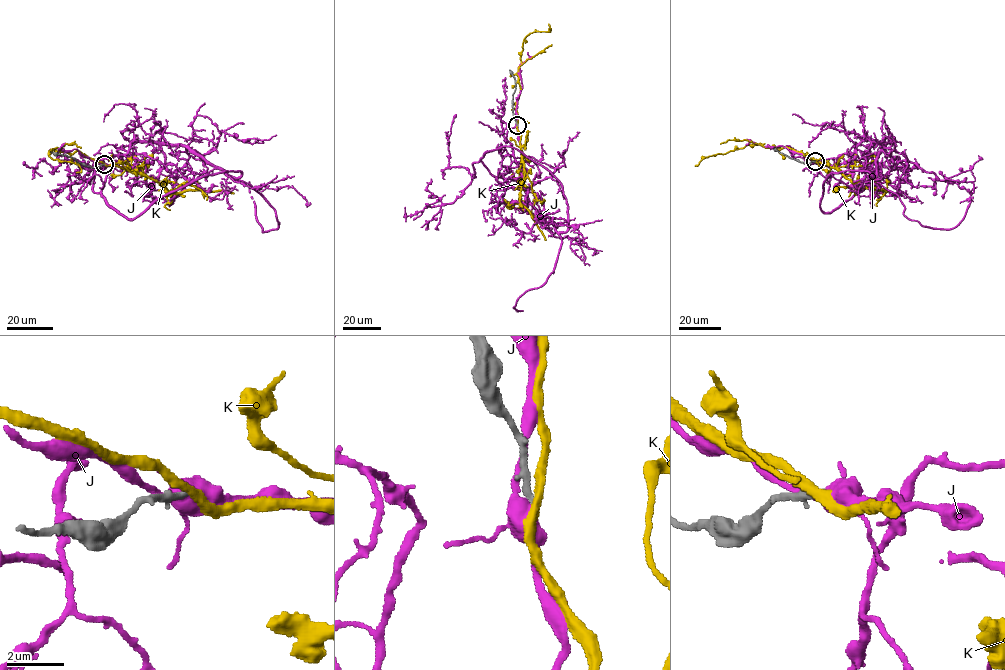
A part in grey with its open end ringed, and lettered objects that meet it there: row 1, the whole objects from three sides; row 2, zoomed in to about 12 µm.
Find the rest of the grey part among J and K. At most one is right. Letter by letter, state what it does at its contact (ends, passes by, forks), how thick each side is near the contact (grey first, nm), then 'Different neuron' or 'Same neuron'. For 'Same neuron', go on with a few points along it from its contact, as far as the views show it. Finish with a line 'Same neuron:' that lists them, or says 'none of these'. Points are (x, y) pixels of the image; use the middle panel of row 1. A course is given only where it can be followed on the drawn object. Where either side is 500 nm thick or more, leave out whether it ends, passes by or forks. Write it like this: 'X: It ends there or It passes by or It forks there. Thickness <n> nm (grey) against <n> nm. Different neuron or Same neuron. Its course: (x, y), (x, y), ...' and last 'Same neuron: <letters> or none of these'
J: It passes by. Thickness 320 nm (grey) against 240 nm. Different neuron
K: It passes by. Thickness 240 nm (grey) against 320 nm. Different neuron
Same neuron: none of these

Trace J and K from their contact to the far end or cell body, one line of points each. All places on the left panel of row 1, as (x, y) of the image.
J: (102, 164), (134, 167), (134, 137), (189, 147), (261, 194), (278, 228), (262, 231), (249, 181)
K: (104, 164), (77, 150), (70, 153), (50, 149), (48, 154), (53, 159), (78, 164), (81, 171), (76, 172)

